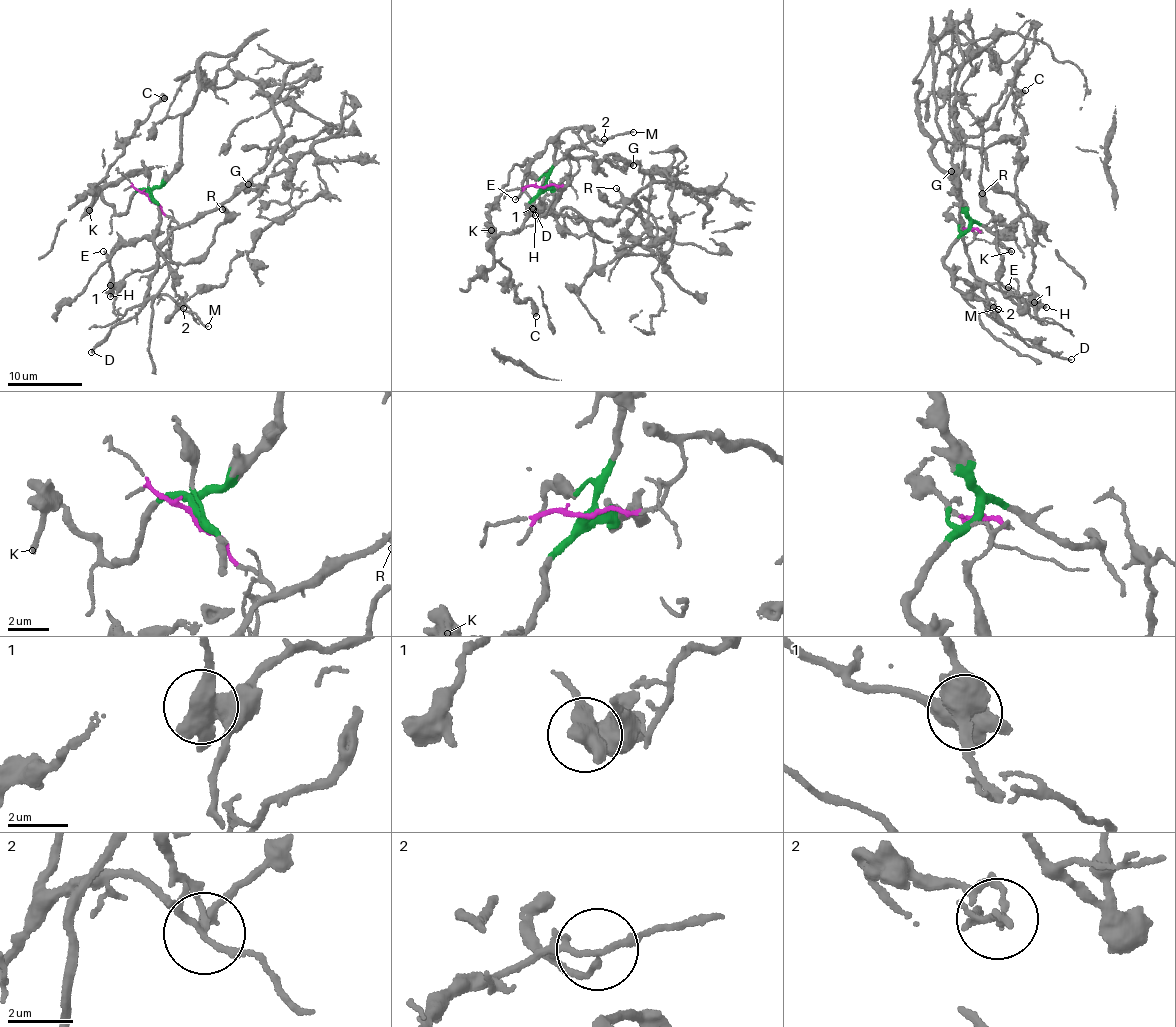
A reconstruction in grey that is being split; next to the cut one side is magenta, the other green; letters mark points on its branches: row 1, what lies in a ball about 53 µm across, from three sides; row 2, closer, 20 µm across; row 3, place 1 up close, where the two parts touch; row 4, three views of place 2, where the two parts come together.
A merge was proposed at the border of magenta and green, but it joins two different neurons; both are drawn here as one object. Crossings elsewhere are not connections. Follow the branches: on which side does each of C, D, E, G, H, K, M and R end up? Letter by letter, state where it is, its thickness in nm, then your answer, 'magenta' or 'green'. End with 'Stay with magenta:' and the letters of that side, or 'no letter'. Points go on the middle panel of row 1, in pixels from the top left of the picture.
C: at (536, 316); 500 nm thick; green
D: at (533, 209); 200 nm thick; magenta
E: at (515, 199); 170 nm thick; green
G: at (633, 165); 260 nm thick; magenta
H: at (535, 215); 400 nm thick; green
K: at (491, 230); 280 nm thick; green
M: at (633, 132); 180 nm thick; magenta
R: at (616, 188); 180 nm thick; magenta
Stay with magenta: D, G, M, R

